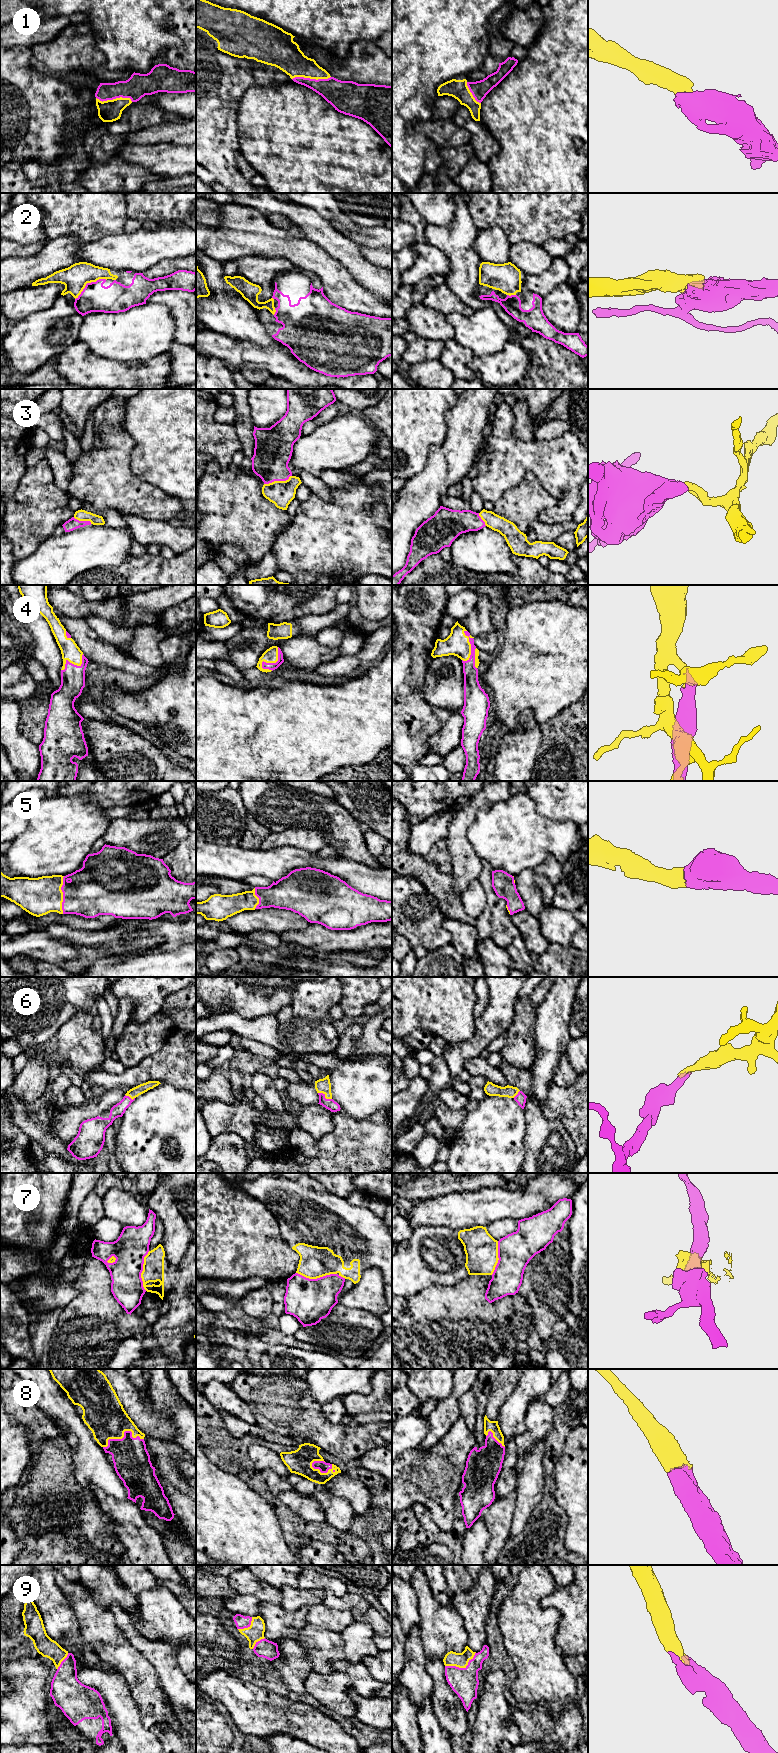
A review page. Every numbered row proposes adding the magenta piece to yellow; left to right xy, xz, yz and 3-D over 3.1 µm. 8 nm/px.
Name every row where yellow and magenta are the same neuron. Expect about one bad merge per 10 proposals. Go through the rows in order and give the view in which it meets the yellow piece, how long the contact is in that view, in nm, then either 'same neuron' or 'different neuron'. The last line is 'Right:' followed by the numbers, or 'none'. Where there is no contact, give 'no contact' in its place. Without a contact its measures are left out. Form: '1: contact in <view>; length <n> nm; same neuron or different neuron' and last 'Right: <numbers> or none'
1: contact in xz; length 320 nm; same neuron
2: contact in xy; length 300 nm; same neuron
3: contact in xz; length 240 nm; same neuron
4: contact in xz; length 220 nm; same neuron
5: contact in xy; length 300 nm; same neuron
6: contact in xz; length 130 nm; same neuron
7: contact in xz; length 320 nm; different neuron
8: contact in xy; length 340 nm; same neuron
9: contact in yz; length 280 nm; same neuron
Right: 1, 2, 3, 4, 5, 6, 8, 9

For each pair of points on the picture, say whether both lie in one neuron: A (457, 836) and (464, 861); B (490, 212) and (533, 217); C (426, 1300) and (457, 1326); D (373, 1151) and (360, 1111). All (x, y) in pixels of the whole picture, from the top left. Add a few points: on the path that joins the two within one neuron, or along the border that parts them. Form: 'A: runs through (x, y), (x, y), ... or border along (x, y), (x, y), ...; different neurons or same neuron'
A: runs through (457, 842), (463, 855); same neuron
B: runs through (501, 212), (522, 212); same neuron
C: runs through (434, 1308), (449, 1323); same neuron
D: border along (381, 1108), (364, 1119), (353, 1119), (341, 1111); different neurons

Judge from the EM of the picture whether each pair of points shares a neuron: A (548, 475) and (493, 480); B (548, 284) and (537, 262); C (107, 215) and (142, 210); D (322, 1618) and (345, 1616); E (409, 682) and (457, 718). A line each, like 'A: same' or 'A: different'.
A: same
B: different
C: different
D: same
E: different

